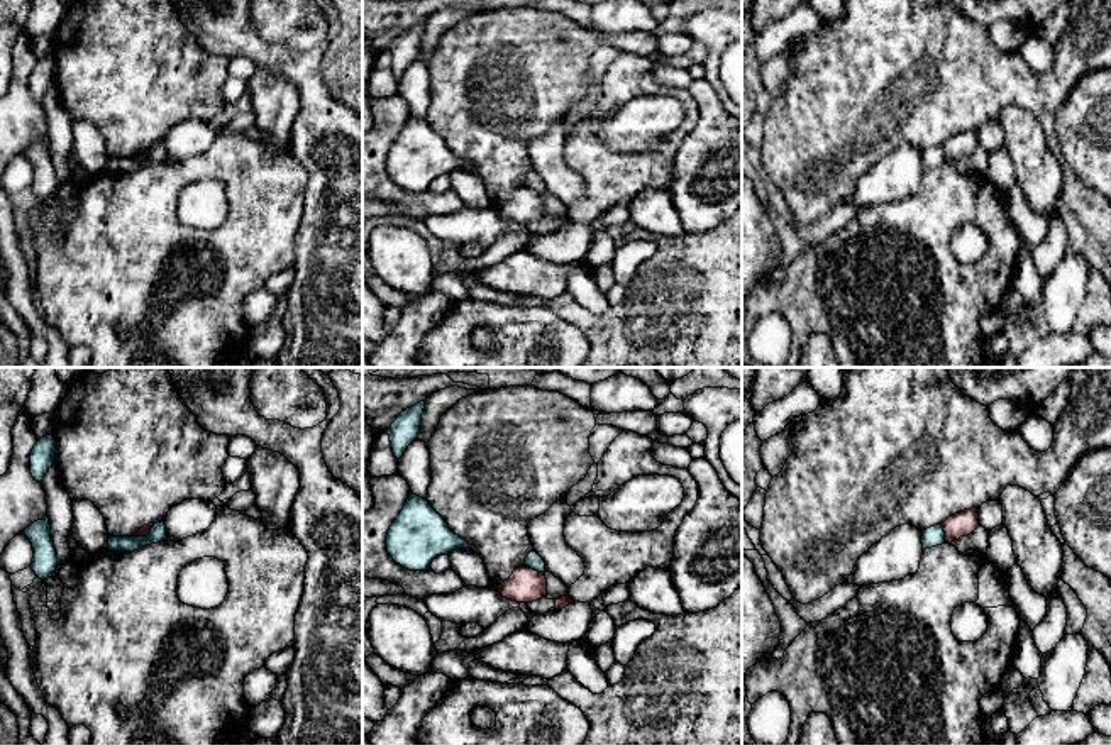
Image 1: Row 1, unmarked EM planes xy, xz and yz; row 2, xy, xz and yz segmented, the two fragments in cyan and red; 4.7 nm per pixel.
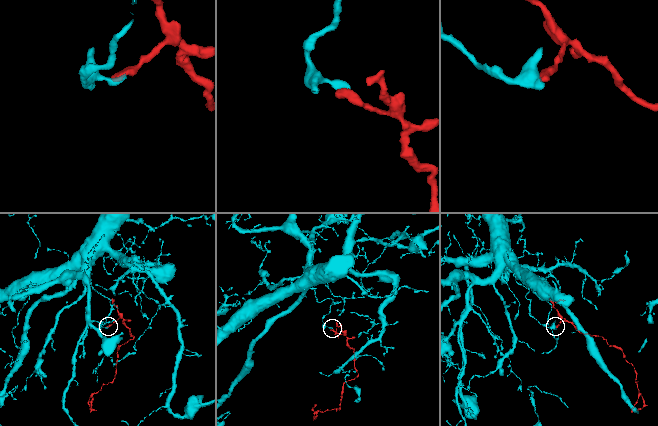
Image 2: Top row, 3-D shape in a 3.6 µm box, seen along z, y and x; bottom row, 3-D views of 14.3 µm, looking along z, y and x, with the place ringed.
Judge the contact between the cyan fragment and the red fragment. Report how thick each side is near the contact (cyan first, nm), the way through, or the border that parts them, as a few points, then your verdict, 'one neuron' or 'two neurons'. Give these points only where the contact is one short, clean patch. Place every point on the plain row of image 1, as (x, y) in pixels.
80/160 nm | along xz (525, 185), (542, 193) | two neurons

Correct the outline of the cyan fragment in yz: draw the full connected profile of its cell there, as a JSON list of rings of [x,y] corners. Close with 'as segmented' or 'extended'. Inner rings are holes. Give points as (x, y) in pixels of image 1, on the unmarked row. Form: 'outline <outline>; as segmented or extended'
outline [[[942,146],[923,151],[921,156],[923,171],[945,164],[945,152]]]; as segmented

